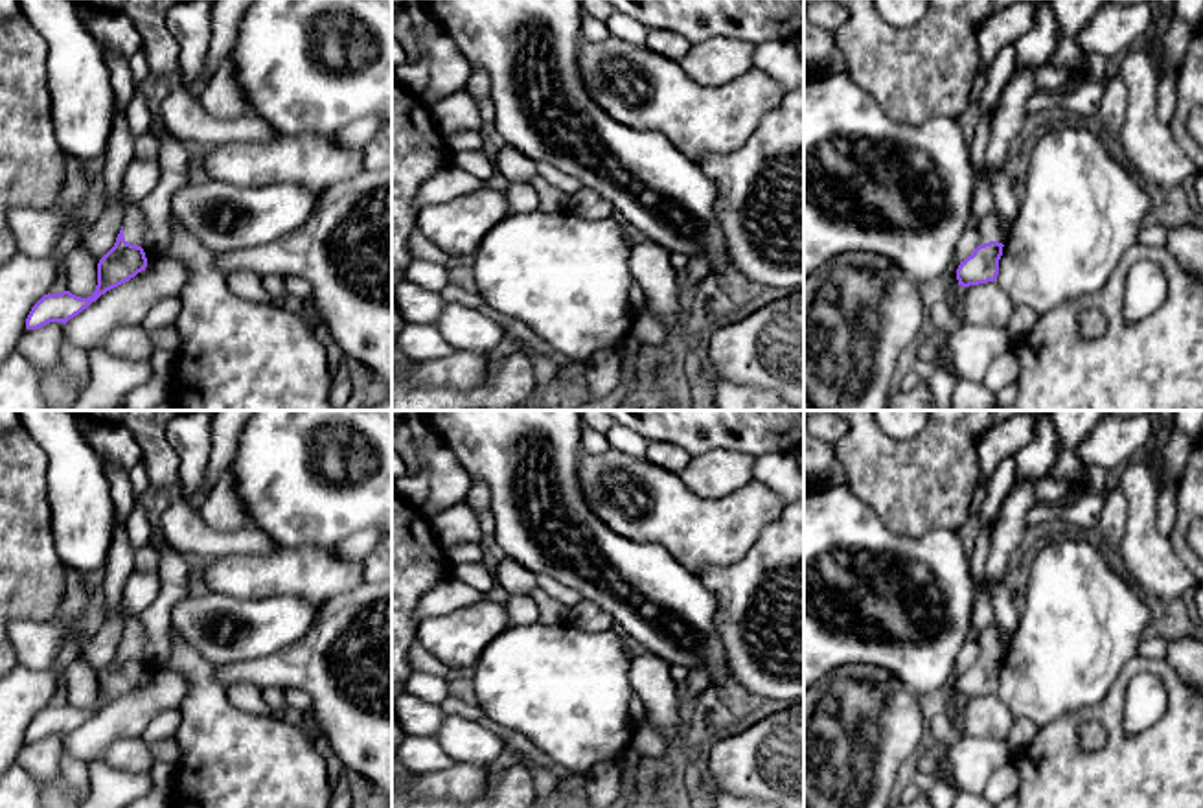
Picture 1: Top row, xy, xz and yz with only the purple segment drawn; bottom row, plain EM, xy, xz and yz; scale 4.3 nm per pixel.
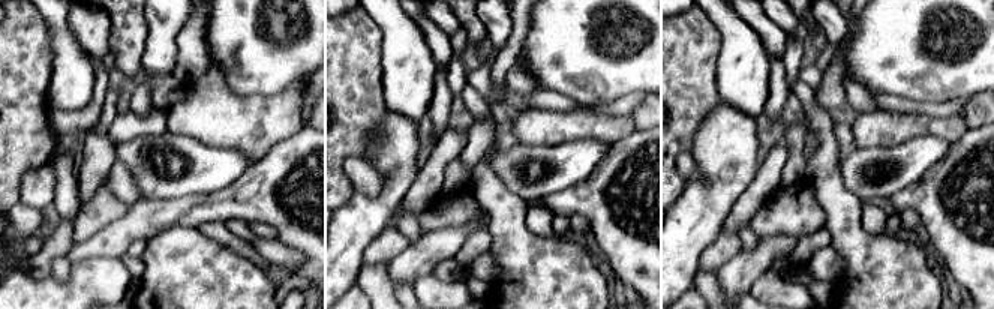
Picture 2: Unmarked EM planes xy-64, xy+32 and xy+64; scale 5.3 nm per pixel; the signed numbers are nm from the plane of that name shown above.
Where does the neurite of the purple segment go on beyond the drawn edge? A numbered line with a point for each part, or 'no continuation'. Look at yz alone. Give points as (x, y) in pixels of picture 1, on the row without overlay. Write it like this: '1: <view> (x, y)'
1: yz (992, 641)

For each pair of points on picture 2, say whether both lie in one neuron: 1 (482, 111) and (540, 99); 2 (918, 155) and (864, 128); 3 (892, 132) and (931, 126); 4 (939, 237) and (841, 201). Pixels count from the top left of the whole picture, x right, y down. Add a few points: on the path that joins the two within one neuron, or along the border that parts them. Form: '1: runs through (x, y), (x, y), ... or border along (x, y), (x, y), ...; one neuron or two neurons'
1: border along (467, 83), (491, 107); two neurons
2: border along (930, 135), (912, 137), (891, 146), (861, 147); two neurons
3: runs through (901, 126), (922, 126); one neuron
4: border along (922, 242), (928, 248); two neurons

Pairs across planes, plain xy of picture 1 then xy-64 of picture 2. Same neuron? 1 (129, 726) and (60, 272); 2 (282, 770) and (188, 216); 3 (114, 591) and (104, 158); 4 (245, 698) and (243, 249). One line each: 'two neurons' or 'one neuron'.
1: two neurons
2: two neurons
3: one neuron
4: one neuron

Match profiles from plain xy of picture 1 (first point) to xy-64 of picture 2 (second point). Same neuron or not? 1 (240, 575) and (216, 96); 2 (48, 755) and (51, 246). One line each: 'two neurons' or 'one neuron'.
1: one neuron
2: one neuron

